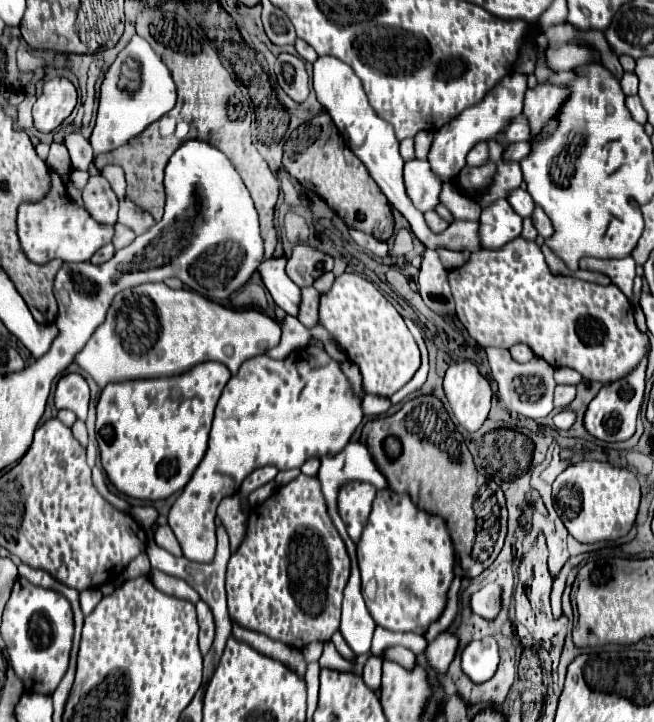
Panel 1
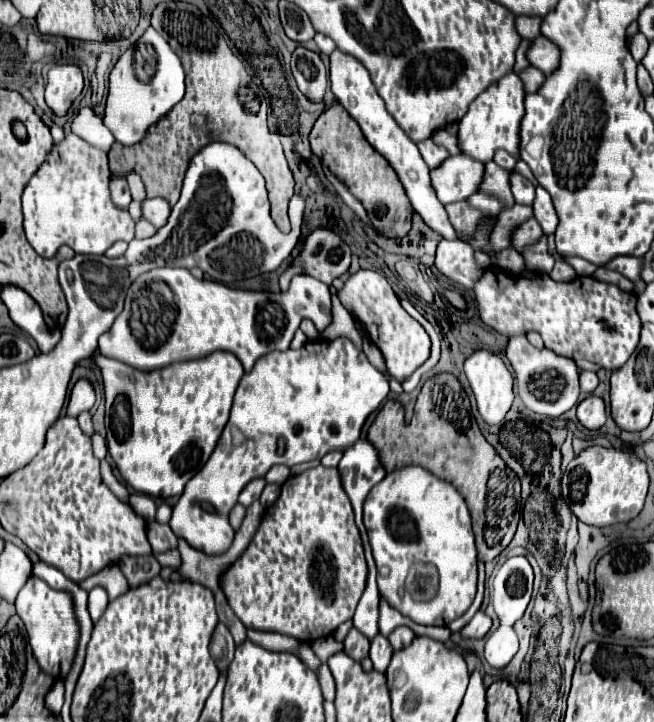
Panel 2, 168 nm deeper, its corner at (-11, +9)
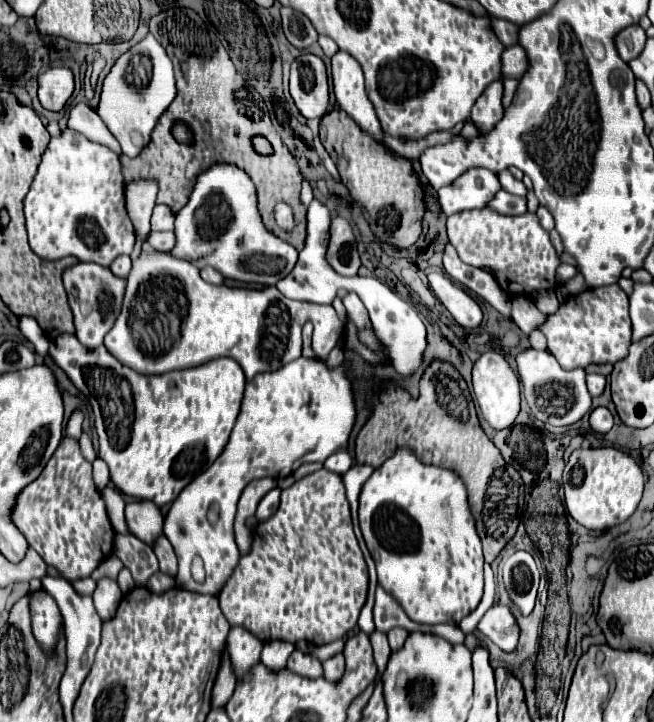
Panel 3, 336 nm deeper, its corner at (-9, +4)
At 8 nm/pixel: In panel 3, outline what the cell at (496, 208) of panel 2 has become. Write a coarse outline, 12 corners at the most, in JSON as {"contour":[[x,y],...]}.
{"contour":[[499,191],[489,207],[501,215],[527,213],[527,199]]}

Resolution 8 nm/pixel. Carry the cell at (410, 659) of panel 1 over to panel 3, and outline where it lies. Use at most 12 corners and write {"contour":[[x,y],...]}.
{"contour":[[395,627],[387,633],[391,651],[403,647],[407,629]]}

